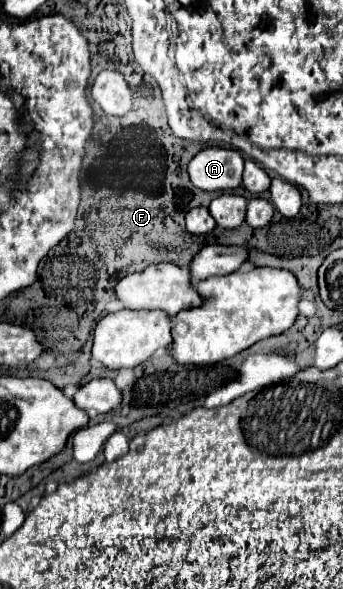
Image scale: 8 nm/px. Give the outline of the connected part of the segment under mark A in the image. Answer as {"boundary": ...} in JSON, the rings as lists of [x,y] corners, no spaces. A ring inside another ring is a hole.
{"boundary":[[[208,147],[188,163],[188,173],[190,181],[202,191],[226,191],[242,183],[242,165],[240,151]]]}

